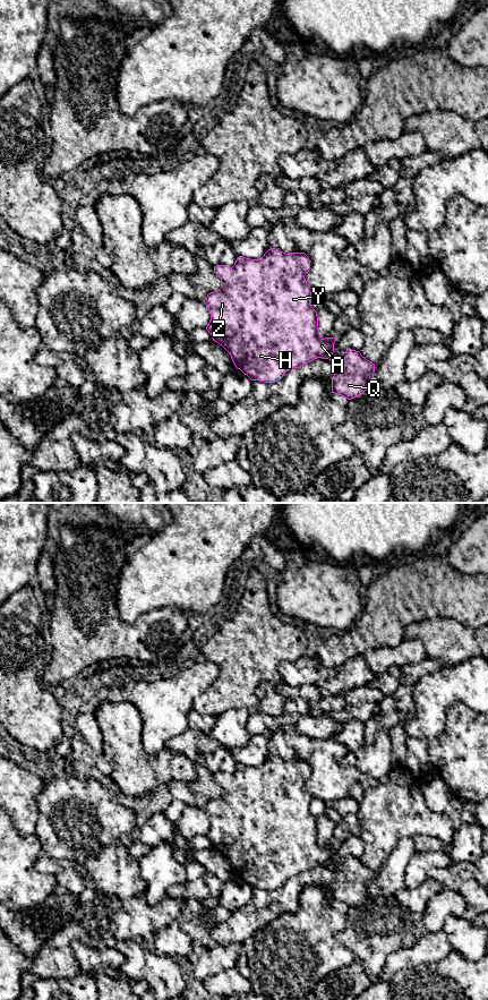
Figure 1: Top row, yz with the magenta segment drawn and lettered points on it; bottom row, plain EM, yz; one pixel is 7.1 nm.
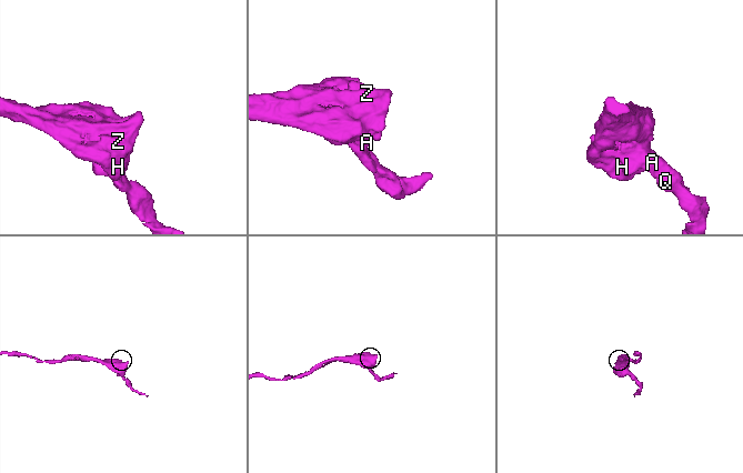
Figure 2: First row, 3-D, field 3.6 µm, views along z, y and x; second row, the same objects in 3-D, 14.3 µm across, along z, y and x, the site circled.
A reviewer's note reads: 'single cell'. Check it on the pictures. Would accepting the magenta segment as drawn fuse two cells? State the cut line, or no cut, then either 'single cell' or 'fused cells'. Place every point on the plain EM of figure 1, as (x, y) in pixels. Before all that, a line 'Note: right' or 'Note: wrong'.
Note: right
cut none; single cell

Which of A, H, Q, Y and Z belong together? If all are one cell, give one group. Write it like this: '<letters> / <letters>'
A H Q Y Z

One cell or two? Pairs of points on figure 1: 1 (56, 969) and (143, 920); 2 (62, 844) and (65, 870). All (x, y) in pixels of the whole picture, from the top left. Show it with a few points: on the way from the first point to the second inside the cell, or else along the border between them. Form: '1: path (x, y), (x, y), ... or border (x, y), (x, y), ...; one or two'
1: path (62, 943), (83, 925), (110, 925), (117, 920); one
2: border (43, 851), (49, 856), (69, 860), (73, 863); two

